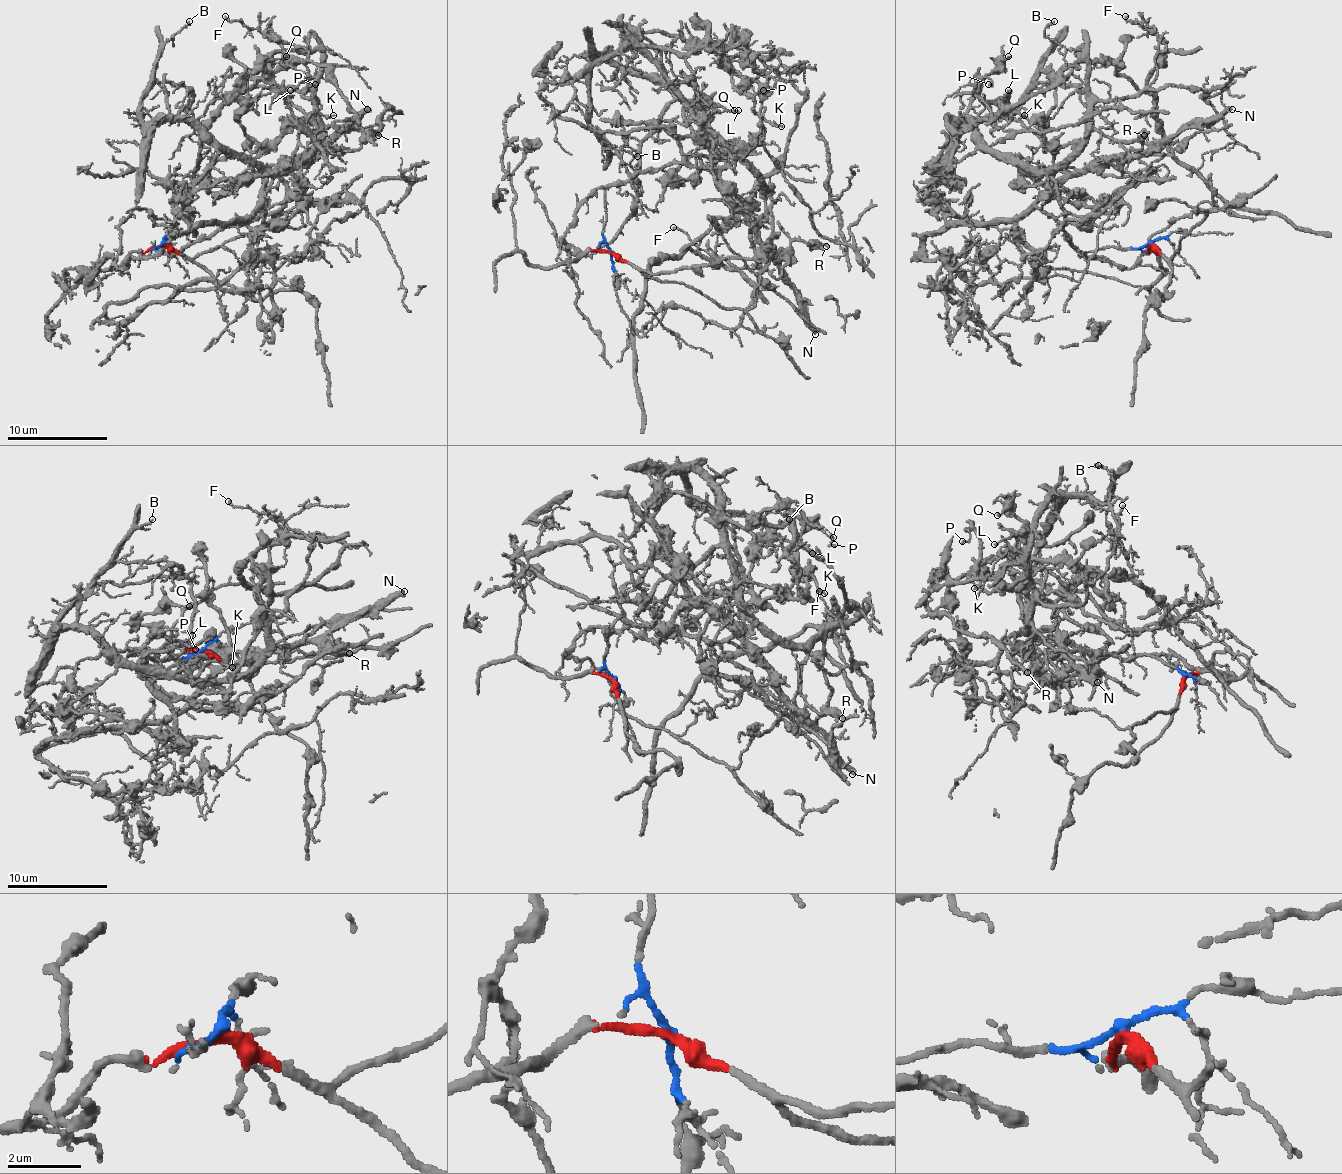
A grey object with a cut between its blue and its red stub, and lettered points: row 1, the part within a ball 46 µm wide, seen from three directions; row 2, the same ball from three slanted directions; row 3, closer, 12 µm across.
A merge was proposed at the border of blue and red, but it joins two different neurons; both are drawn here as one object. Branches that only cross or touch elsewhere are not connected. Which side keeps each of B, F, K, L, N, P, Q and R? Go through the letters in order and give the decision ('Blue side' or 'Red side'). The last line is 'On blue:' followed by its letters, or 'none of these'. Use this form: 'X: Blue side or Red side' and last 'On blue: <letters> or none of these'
B: Blue side
F: Blue side
K: Blue side
L: Blue side
N: Blue side
P: Blue side
Q: Blue side
R: Blue side
On blue: B, F, K, L, N, P, Q, R

